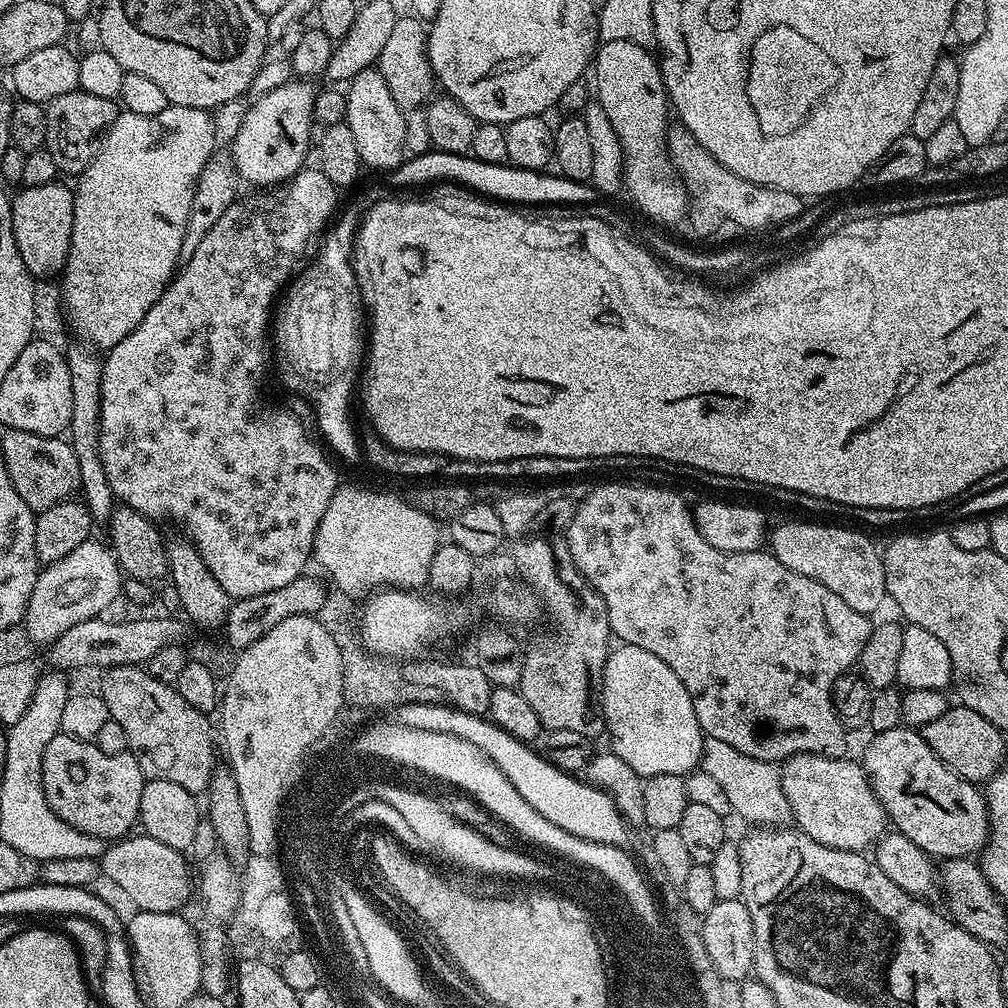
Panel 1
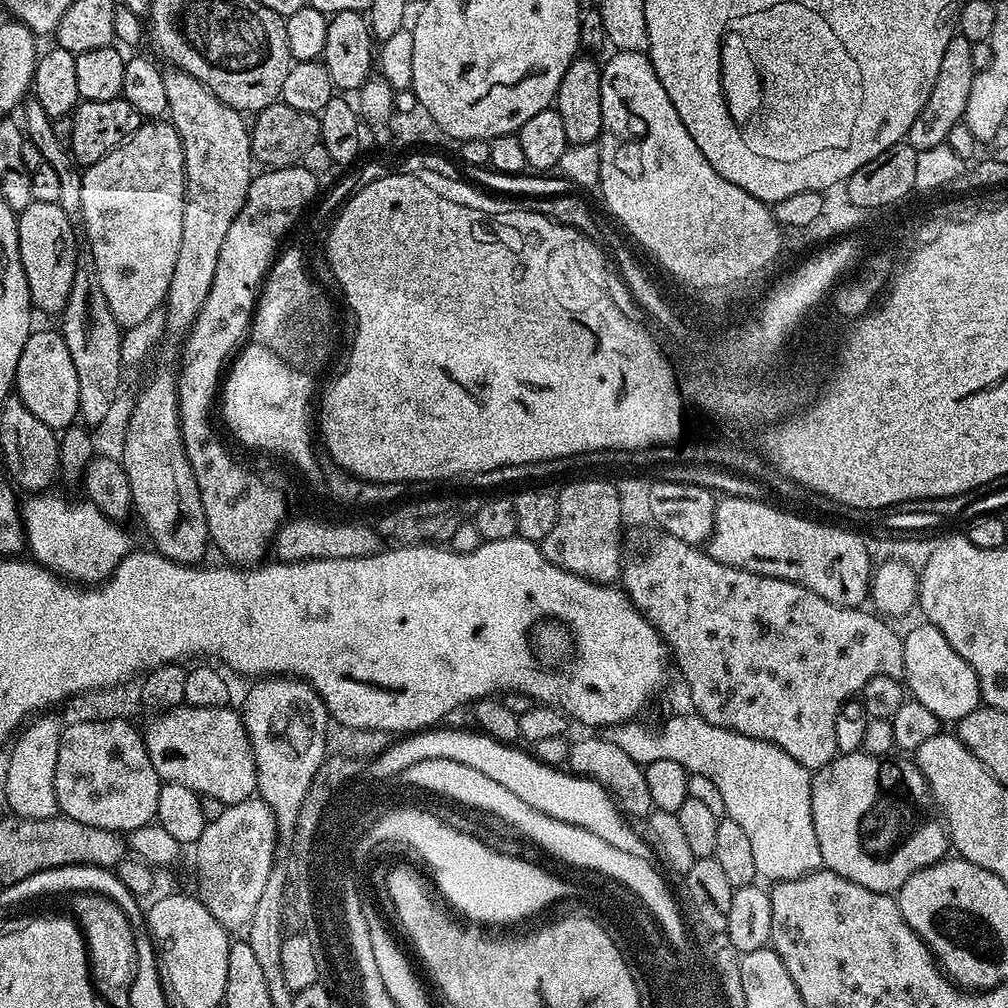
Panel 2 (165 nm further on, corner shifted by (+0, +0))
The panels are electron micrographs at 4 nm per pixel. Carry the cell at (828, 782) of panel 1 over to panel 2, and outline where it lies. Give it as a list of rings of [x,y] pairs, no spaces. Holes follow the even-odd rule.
[[[863,750],[837,755],[835,760],[812,772],[812,789],[810,790],[810,810],[814,818],[814,834],[818,834],[818,850],[822,854],[823,867],[858,886],[866,886],[866,890],[889,894],[899,892],[901,886],[906,882],[906,878],[910,878],[910,874],[914,874],[931,864],[937,864],[940,860],[945,859],[950,852],[948,829],[944,827],[944,821],[938,815],[938,809],[932,799],[932,791],[928,788],[926,778],[916,769],[916,765],[911,759],[904,758],[901,764],[892,759],[871,756]]]

